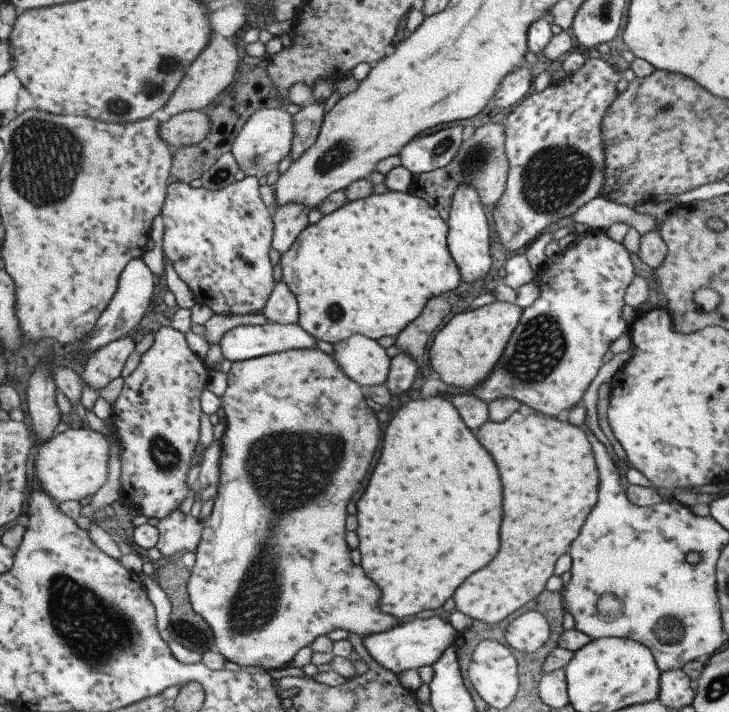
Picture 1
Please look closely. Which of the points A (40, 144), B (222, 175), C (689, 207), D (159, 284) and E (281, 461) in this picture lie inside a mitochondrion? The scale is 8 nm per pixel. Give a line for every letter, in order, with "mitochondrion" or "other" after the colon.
A: mitochondrion
B: mitochondrion
C: other
D: other
E: mitochondrion

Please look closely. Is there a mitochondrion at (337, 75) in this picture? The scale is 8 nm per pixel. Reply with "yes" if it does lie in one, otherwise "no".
no

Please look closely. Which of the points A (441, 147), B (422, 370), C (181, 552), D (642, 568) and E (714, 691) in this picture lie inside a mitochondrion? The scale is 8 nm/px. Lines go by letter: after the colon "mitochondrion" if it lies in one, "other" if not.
A: mitochondrion
B: other
C: other
D: other
E: mitochondrion

